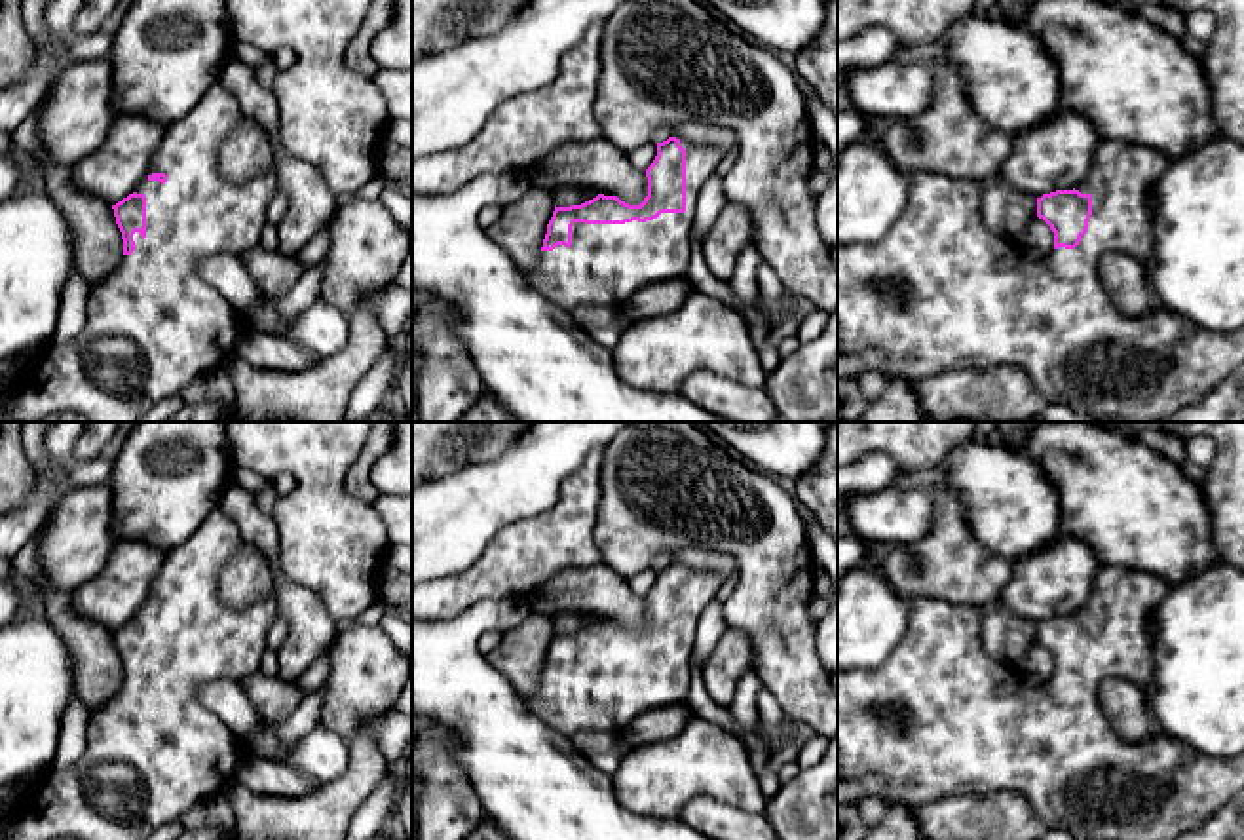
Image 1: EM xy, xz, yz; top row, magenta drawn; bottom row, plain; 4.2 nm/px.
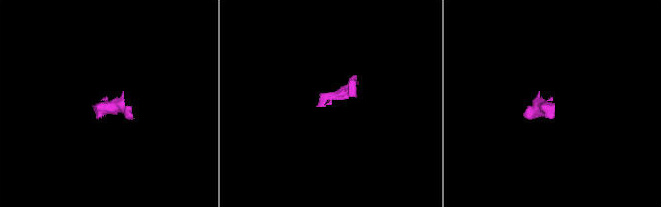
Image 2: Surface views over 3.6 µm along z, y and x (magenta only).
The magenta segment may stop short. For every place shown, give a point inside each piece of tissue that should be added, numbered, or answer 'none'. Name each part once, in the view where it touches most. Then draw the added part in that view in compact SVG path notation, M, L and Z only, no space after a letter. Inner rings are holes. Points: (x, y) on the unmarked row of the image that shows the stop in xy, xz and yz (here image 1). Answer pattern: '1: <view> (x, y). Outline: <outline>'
1: xz (604, 690). Outline: M680 566L686 576L686 637L625 650L574 648L572 671L541 677L528 705L564 735L619 734L638 715L684 703L689 692L689 659L701 612L716 599L722 578Z

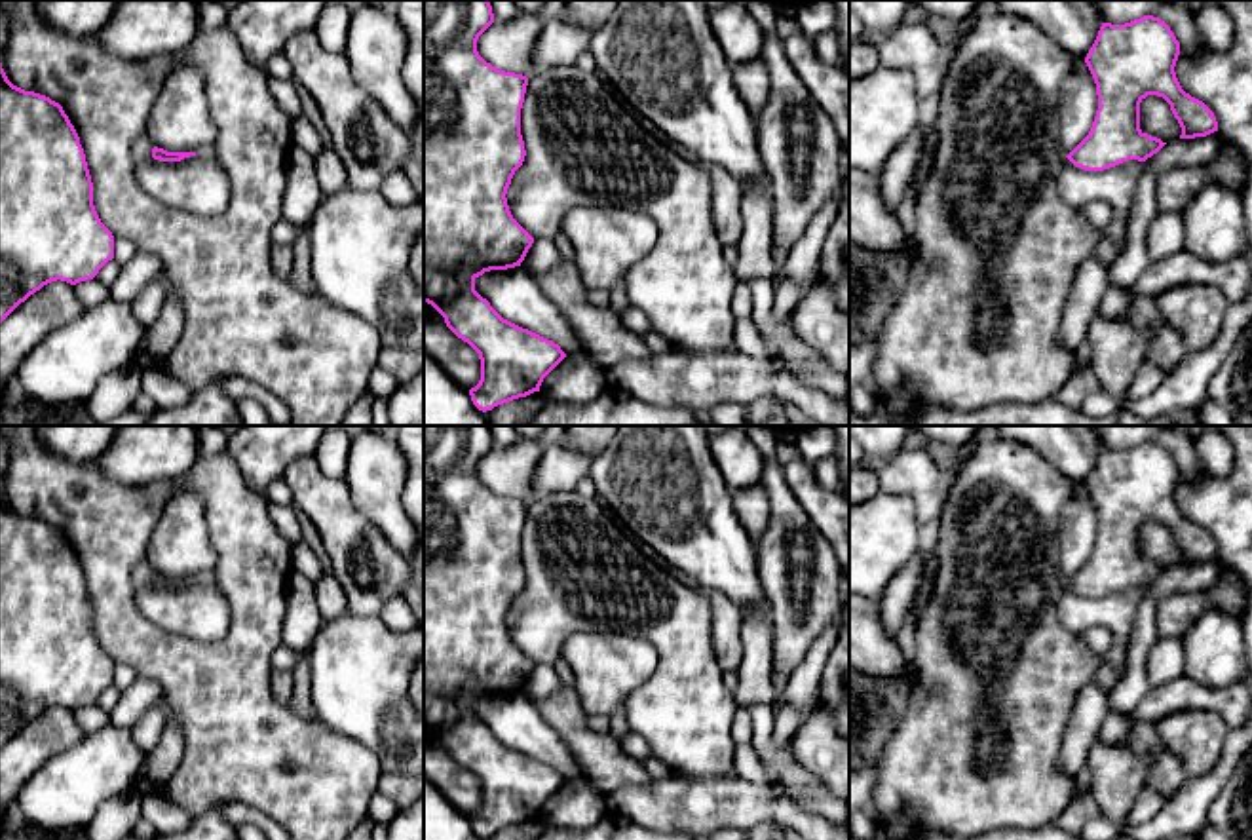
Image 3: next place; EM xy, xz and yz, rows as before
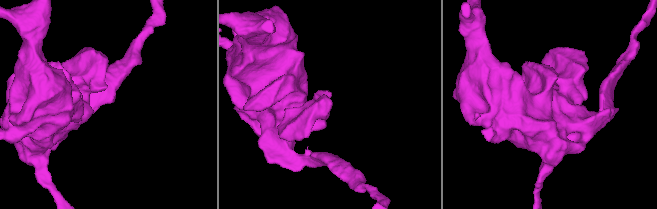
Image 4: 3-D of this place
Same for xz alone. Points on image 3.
none

